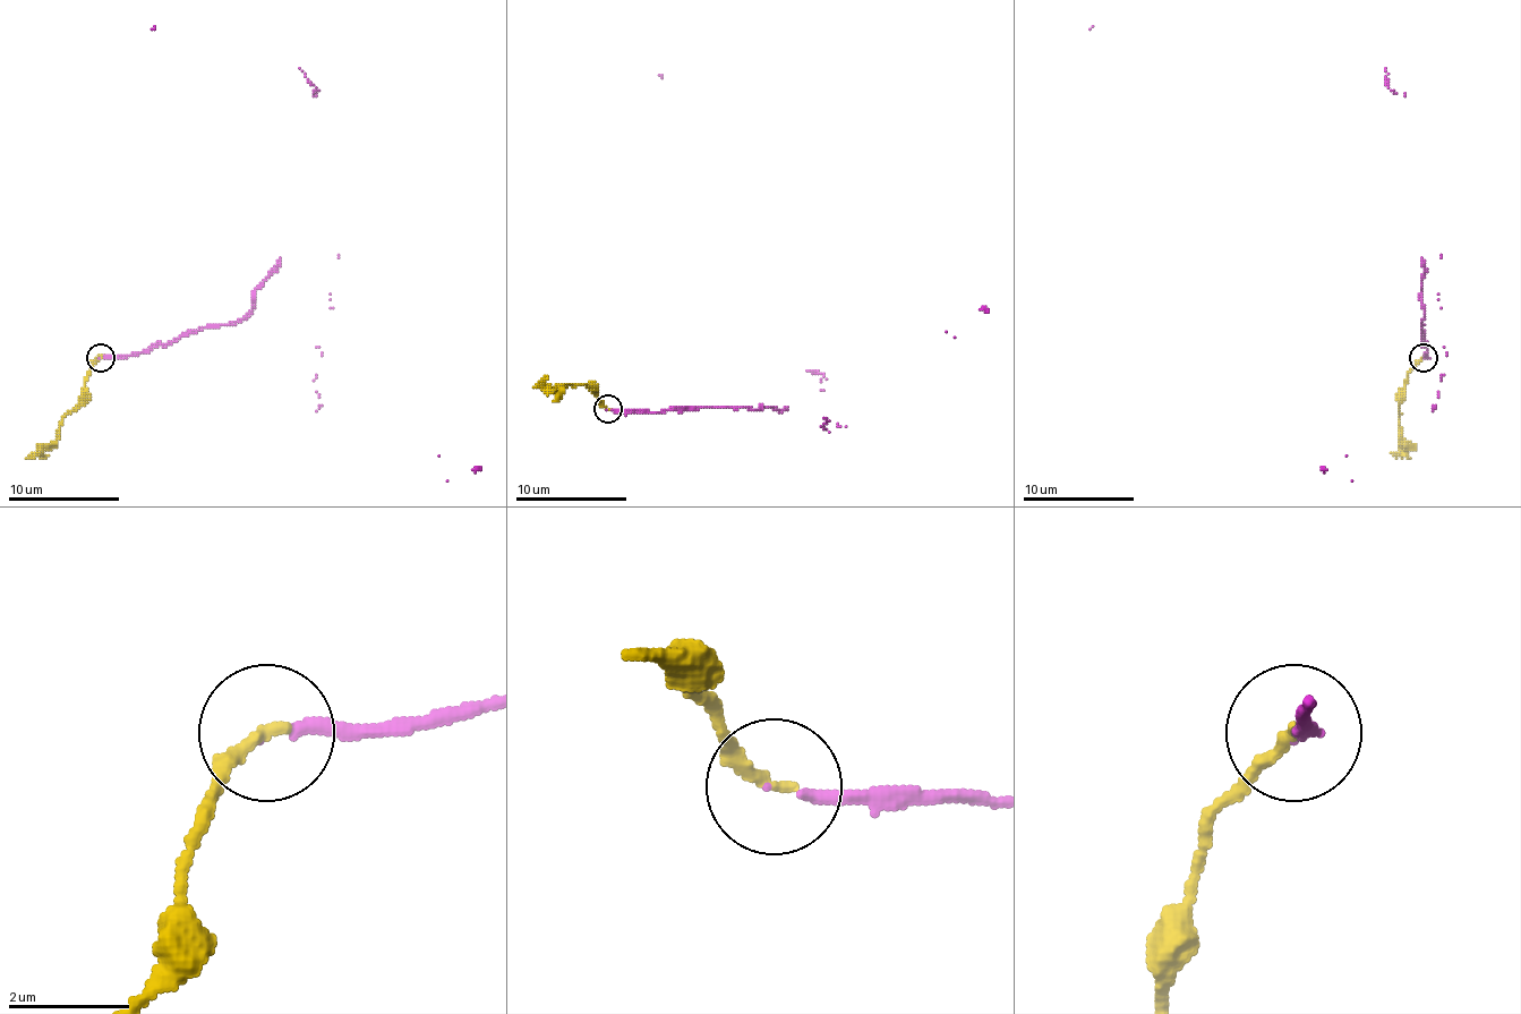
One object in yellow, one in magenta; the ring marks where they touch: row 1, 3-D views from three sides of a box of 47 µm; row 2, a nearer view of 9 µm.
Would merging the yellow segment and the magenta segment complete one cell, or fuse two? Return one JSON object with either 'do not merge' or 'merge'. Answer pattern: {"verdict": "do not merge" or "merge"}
{"verdict": "merge"}

